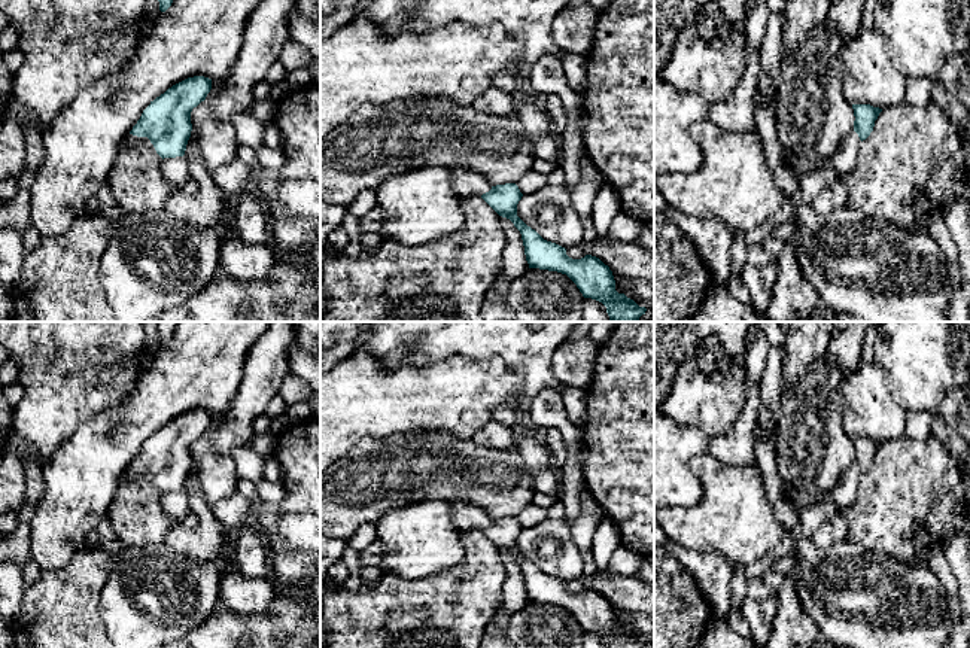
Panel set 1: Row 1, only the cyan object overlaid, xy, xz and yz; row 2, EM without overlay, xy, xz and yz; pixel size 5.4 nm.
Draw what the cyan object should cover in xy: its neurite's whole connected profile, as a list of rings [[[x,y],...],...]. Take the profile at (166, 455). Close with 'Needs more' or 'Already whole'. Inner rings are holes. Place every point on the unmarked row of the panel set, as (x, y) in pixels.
[[[204,410],[188,411],[168,422],[143,444],[119,486],[149,477],[162,493],[183,490],[192,465],[191,445],[210,423],[212,413]]]. Needs more

